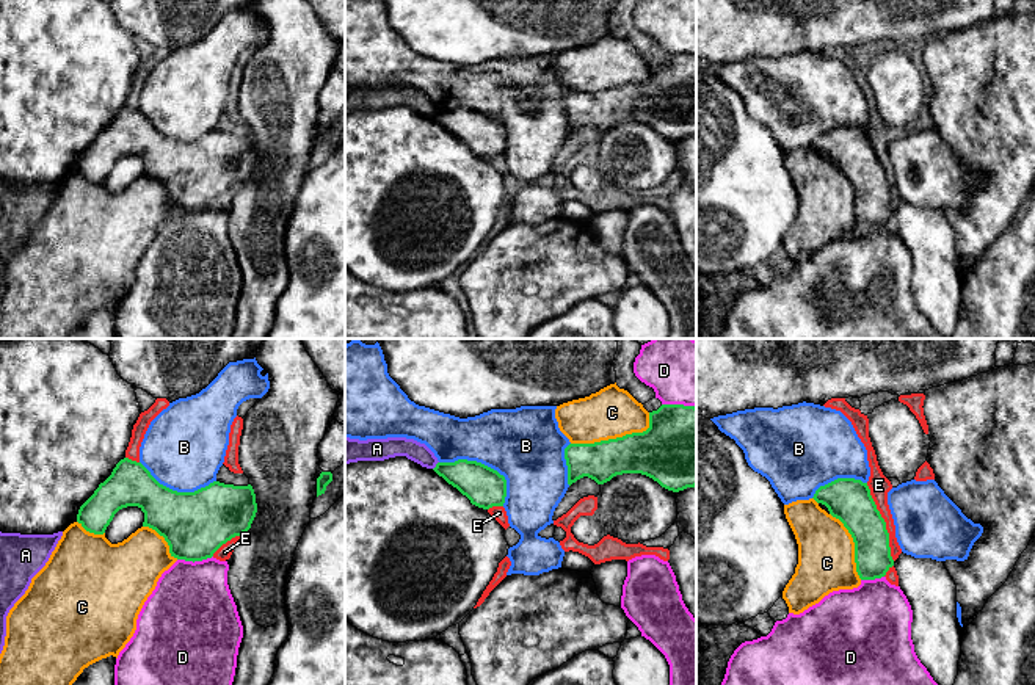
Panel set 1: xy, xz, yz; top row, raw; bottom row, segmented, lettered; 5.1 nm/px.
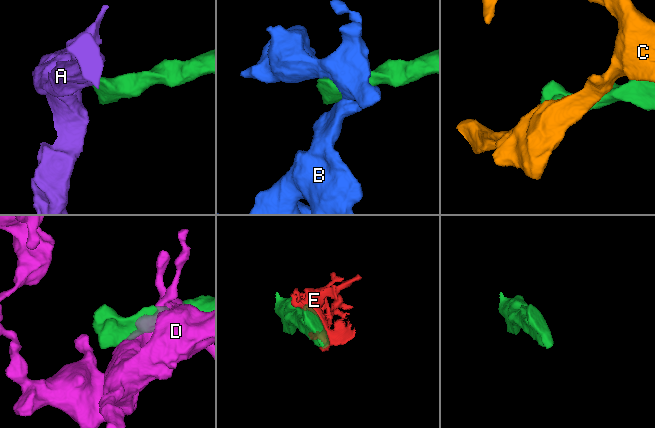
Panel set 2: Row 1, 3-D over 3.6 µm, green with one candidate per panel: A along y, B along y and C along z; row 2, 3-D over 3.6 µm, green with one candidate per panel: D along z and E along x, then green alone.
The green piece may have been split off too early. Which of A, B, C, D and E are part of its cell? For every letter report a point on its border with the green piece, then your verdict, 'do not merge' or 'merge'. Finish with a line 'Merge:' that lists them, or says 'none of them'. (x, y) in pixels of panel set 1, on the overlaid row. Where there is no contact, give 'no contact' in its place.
A: xz (436, 466) | do not merge
B: xz (486, 466) | do not merge
C: xz (617, 438) | do not merge
D: xy (195, 560) | do not merge
E: yz (885, 522) | do not merge
Merge: none of them

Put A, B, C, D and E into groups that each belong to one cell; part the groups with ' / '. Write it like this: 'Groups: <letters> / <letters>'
Groups: A / B / C / D E

